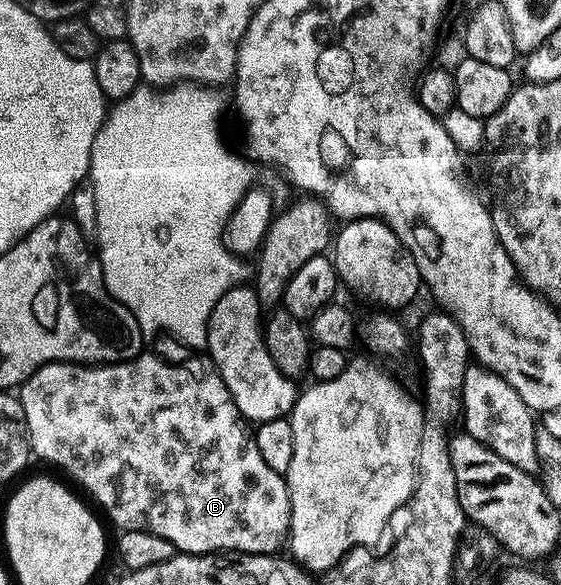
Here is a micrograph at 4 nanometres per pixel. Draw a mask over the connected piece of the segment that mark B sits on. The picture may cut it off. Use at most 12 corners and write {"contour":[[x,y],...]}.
{"contour":[[44,364],[31,451],[181,552],[288,543],[219,372]]}

